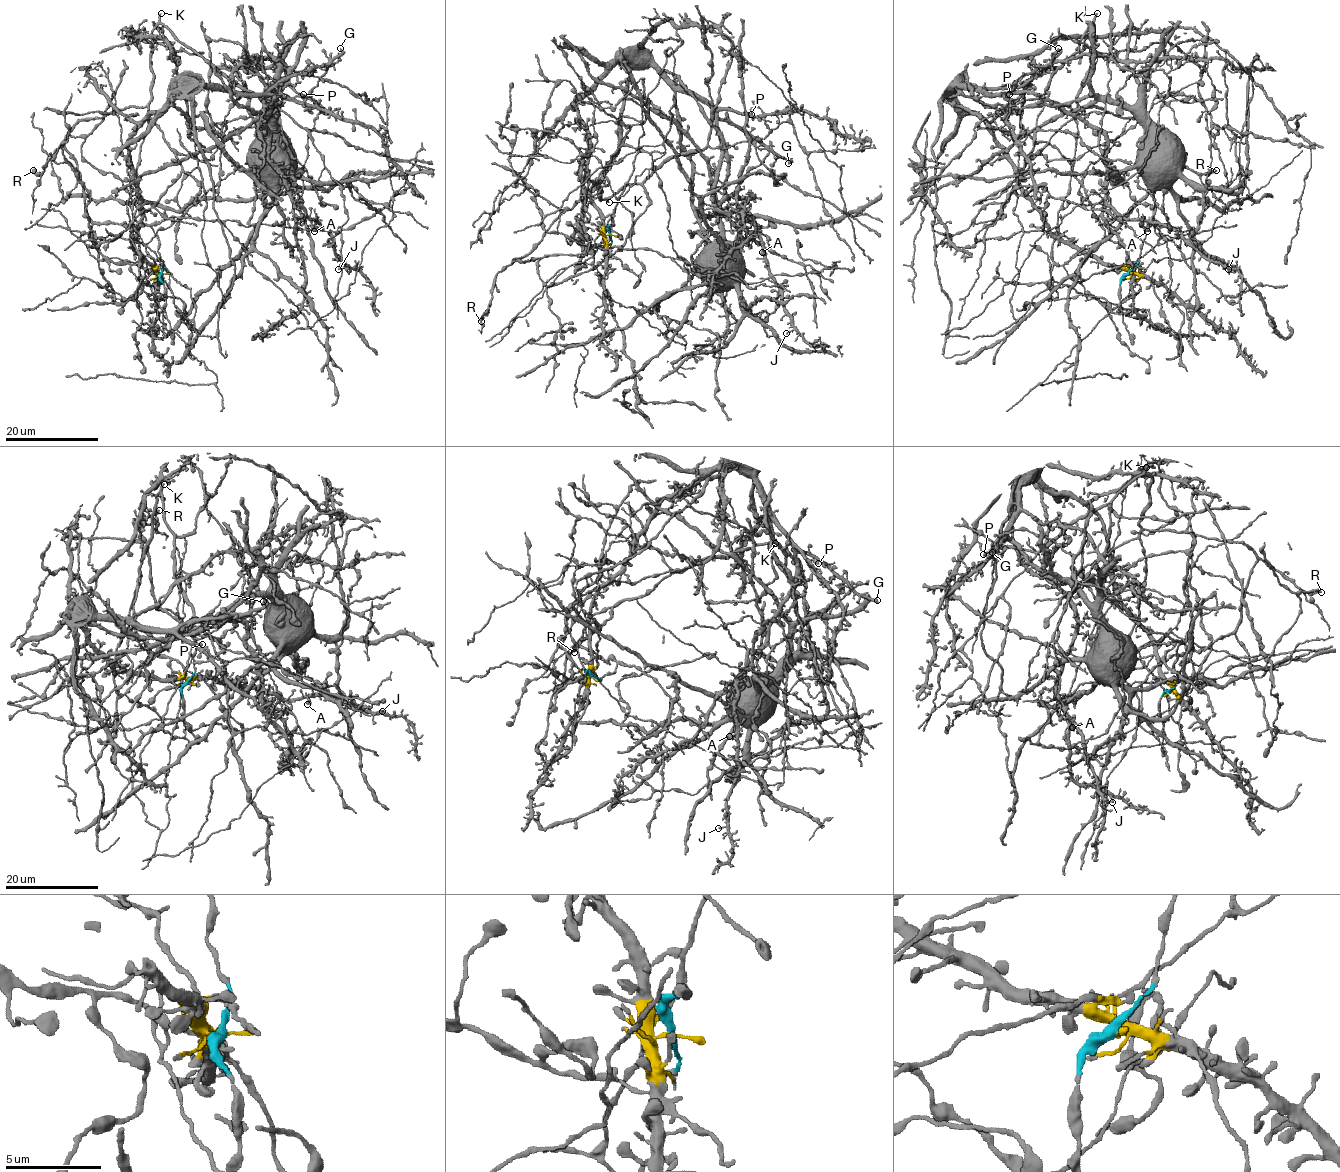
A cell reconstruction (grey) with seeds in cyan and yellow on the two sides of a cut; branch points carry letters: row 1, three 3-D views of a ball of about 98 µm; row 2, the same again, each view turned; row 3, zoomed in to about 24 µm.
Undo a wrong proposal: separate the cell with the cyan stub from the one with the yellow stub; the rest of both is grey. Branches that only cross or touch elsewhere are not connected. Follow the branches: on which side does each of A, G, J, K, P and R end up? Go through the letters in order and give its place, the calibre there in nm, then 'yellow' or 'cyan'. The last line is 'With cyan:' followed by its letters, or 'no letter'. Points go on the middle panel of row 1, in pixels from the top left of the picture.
A: (762, 252) | 550 nm | yellow
G: (788, 163) | 280 nm | yellow
J: (786, 333) | 240 nm | yellow
K: (609, 202) | 400 nm | cyan
P: (751, 114) | 400 nm | yellow
R: (481, 321) | 460 nm | cyan
With cyan: K, R

